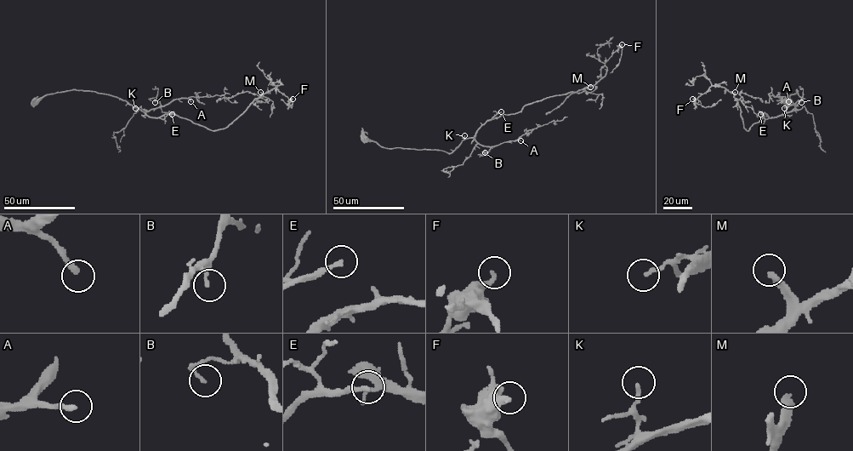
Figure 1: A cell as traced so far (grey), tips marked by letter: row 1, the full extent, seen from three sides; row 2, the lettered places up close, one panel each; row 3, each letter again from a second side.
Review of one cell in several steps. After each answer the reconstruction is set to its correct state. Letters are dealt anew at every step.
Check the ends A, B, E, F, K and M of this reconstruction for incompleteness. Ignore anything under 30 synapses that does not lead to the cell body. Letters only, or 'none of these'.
E, M

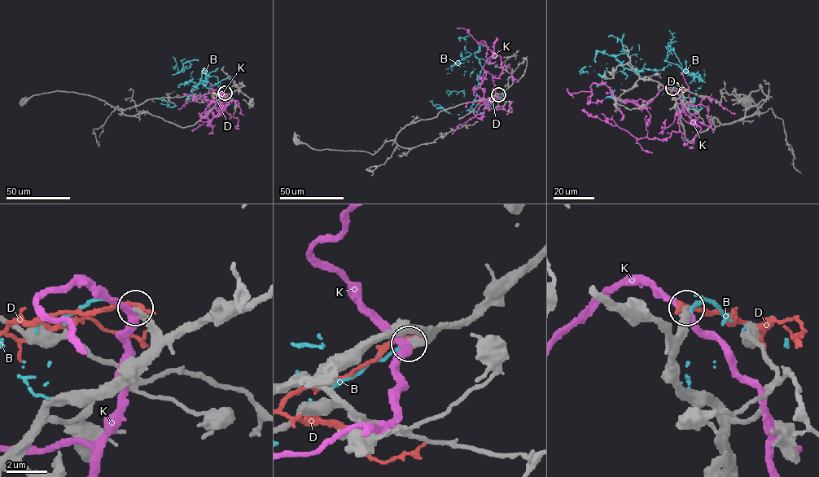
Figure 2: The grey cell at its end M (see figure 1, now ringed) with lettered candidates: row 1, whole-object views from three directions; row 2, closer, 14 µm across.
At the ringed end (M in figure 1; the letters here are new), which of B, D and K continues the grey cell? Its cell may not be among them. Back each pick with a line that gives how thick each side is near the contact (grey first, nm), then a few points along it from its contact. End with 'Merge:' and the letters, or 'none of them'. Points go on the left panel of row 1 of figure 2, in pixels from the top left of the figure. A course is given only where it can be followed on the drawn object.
Merge: none of them

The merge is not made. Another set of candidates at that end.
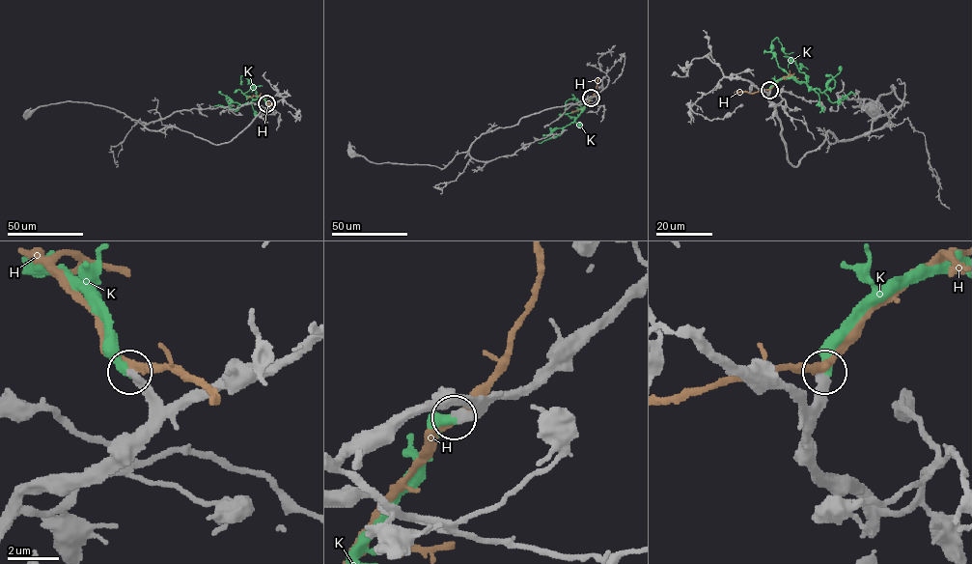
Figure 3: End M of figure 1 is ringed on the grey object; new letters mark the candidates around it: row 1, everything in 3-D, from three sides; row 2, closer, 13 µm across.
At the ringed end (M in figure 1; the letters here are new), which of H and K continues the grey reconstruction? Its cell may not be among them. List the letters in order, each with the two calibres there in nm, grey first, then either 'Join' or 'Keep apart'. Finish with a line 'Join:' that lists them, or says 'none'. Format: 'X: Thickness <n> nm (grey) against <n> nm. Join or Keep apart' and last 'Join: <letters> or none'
H: Thickness 340 nm (grey) against 280 nm. Keep apart
K: Thickness 360 nm (grey) against 320 nm. Join
Join: K

